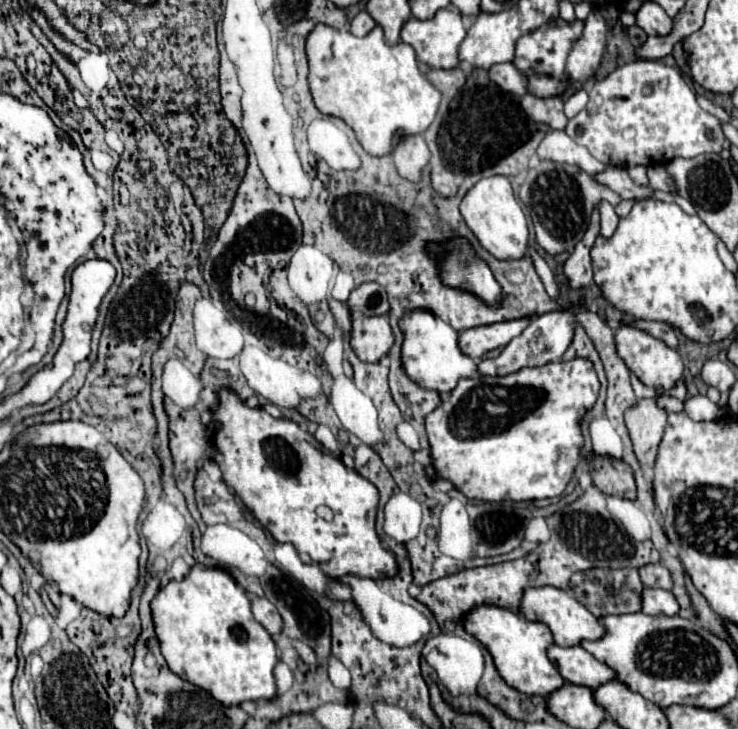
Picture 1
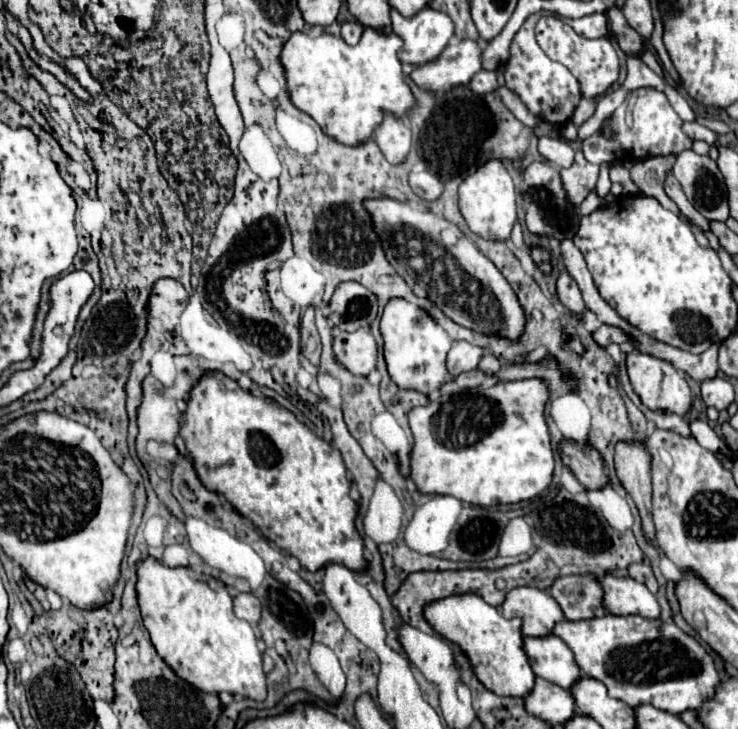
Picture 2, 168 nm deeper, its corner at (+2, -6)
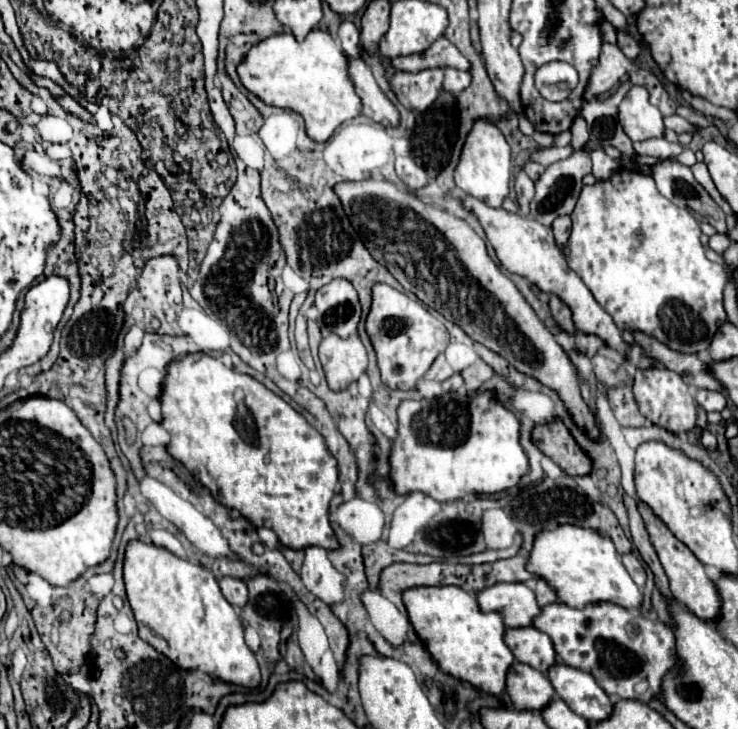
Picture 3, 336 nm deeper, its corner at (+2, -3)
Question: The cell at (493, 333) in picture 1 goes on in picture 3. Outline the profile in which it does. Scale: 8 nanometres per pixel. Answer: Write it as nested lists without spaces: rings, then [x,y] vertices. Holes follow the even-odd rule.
[[[439,355],[439,357],[435,359],[435,363],[431,365],[431,369],[429,369],[429,373],[427,373],[425,377],[427,377],[427,379],[435,379],[435,381],[445,381],[445,379],[449,379],[451,375],[453,375],[451,365],[447,363],[445,355]]]

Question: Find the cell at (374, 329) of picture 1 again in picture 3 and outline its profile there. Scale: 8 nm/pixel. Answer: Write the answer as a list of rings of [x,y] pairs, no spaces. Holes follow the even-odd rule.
[[[357,333],[347,339],[337,335],[325,337],[319,345],[319,359],[331,389],[345,389],[349,383],[357,381],[369,363],[367,349]]]

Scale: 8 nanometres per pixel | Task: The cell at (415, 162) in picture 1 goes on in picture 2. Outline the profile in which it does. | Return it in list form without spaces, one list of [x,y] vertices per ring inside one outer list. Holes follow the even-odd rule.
[[[385,112],[385,120],[377,126],[375,142],[391,164],[399,164],[409,152],[411,128],[405,120],[397,120],[397,116],[389,116],[389,112]]]

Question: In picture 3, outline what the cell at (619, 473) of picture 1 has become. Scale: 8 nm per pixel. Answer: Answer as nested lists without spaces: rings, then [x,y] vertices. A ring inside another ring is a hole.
[[[555,419],[553,423],[537,425],[533,431],[533,441],[569,477],[583,477],[583,475],[591,473],[591,469],[593,469],[591,457],[573,439],[573,435],[563,425],[563,421]]]

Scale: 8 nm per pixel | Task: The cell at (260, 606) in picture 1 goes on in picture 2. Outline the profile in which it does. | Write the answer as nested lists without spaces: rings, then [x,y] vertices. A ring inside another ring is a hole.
[[[241,592],[237,596],[233,596],[233,610],[239,618],[247,620],[251,626],[259,624],[261,618],[261,604],[257,600],[257,596],[253,596],[251,592]]]

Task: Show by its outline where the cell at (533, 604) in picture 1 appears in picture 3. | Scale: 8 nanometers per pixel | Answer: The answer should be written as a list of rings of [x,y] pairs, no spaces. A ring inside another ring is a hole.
[[[501,583],[501,585],[493,585],[493,587],[477,593],[477,601],[479,601],[481,609],[501,613],[505,617],[505,627],[509,627],[509,629],[531,627],[533,619],[541,613],[541,605],[537,603],[535,591],[529,585],[525,585],[525,583]]]

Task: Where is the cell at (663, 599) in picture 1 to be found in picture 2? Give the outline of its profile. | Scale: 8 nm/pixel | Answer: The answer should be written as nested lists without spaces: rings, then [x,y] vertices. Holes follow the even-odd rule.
[[[607,572],[599,578],[599,584],[603,588],[603,606],[609,614],[639,614],[643,618],[659,618],[659,604],[655,596],[633,578]]]

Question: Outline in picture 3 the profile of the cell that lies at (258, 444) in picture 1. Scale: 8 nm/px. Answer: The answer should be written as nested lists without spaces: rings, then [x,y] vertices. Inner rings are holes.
[[[205,353],[185,355],[167,367],[159,401],[163,407],[163,427],[171,435],[167,445],[169,453],[211,491],[215,501],[237,509],[255,527],[275,531],[281,545],[289,549],[339,549],[339,541],[329,523],[329,505],[339,489],[337,459],[325,445],[323,435],[289,403],[253,377],[231,371],[219,359]]]

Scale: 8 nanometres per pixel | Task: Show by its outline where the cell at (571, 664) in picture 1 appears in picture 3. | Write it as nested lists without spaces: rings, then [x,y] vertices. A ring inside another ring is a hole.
[[[535,627],[529,629],[507,629],[505,643],[513,649],[513,655],[519,663],[525,663],[541,673],[547,673],[557,665],[557,653],[553,641]]]

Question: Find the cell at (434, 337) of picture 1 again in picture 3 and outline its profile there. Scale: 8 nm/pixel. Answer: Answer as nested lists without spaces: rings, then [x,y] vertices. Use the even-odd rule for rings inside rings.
[[[389,285],[373,287],[373,305],[367,315],[367,333],[377,351],[383,383],[401,391],[415,389],[437,355],[443,353],[449,343],[449,333],[441,321],[437,321],[419,301],[409,299],[405,293]]]

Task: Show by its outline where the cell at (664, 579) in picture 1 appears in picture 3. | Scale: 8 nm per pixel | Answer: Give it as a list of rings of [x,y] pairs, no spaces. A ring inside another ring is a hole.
[[[627,553],[627,555],[623,555],[623,565],[629,571],[629,575],[633,577],[633,581],[643,589],[647,583],[647,575],[645,575],[645,567],[643,567],[641,557],[637,553]]]

